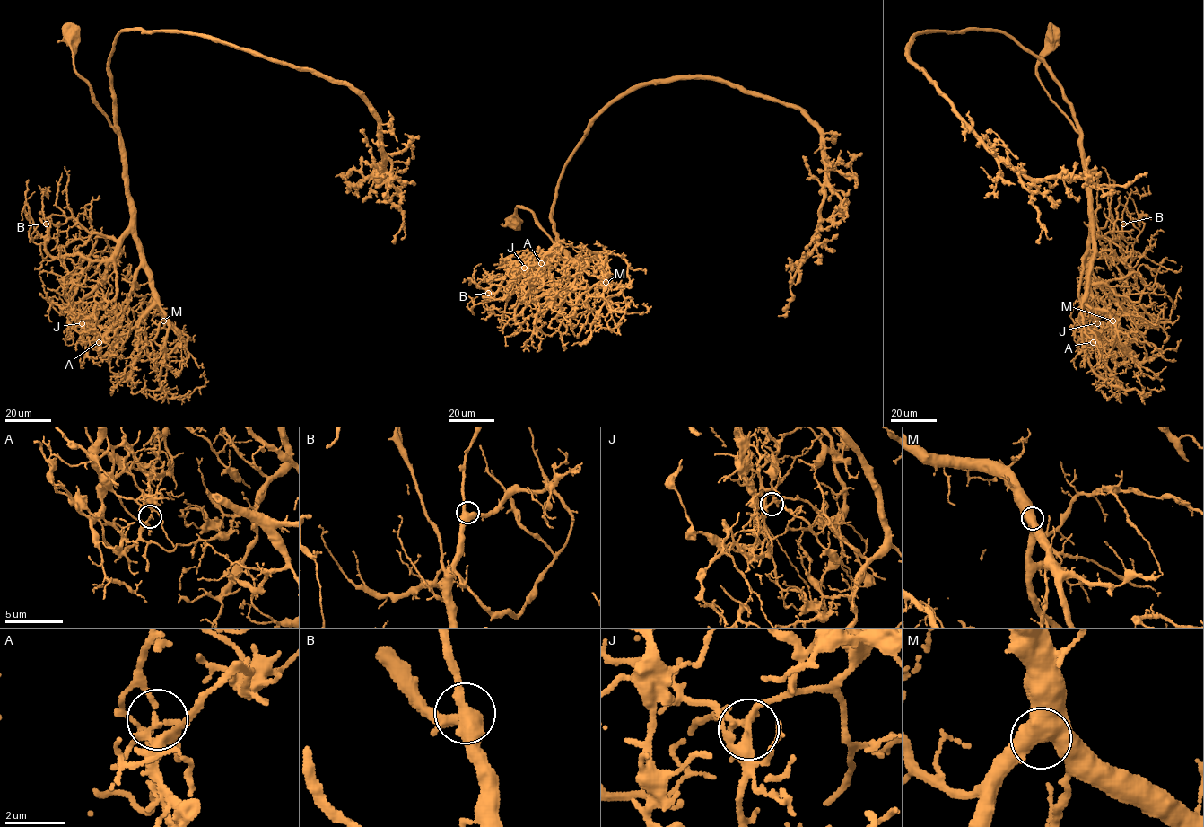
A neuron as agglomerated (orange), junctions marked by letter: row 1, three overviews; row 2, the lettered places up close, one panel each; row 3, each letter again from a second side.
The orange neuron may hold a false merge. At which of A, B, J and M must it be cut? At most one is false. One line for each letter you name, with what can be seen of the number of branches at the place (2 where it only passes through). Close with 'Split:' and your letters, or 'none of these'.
A: 3
Split: A

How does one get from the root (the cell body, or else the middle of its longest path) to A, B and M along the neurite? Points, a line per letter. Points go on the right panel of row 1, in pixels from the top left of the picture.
A: (1051, 37), (1036, 76), (1079, 135), (1090, 215), (1079, 300), (1086, 337), (1093, 342)
B: (1051, 37), (1036, 76), (1079, 135), (1090, 215), (1086, 259), (1090, 255), (1122, 257), (1123, 224)
M: (1051, 37), (1036, 76), (1079, 135), (1094, 251), (1086, 302), (1102, 308), (1112, 321)

